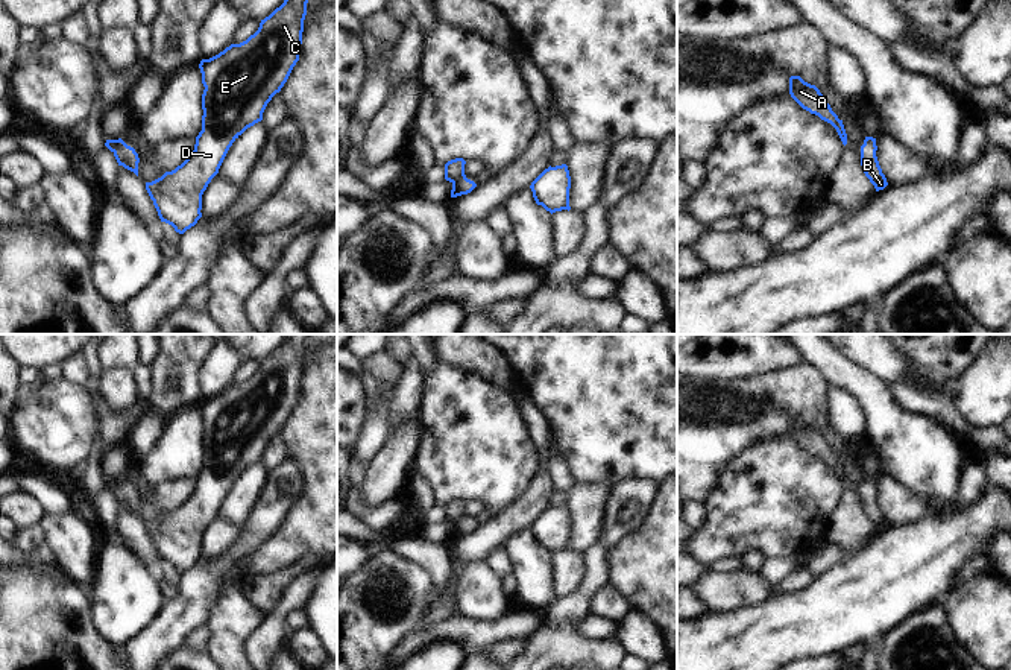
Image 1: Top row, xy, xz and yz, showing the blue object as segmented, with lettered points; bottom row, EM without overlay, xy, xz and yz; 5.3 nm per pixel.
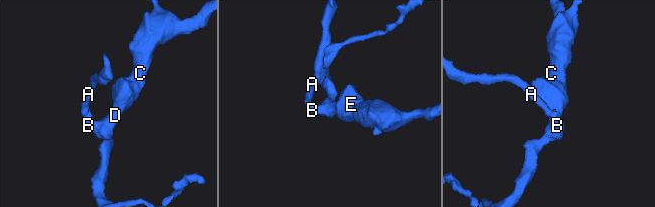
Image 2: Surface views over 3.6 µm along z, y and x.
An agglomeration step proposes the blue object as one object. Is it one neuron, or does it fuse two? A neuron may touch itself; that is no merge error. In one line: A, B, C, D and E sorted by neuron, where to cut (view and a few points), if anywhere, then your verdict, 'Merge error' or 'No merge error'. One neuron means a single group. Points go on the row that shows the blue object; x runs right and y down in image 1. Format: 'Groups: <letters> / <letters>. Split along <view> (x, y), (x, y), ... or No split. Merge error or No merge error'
Groups: A B C D E. No split. No merge error

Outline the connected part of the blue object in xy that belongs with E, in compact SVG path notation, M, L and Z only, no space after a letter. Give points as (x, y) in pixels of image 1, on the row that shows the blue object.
M284 0L269 17L261 20L258 30L240 44L231 44L219 55L199 64L202 84L202 131L196 137L194 150L187 160L161 178L146 182L161 222L184 234L202 217L202 194L232 146L250 126L263 120L272 97L281 91L293 67L299 61L304 20L308 0Z

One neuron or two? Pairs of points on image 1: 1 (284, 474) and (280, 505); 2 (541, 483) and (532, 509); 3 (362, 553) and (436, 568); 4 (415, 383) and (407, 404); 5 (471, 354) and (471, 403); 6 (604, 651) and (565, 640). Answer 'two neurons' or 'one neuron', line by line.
1: one neuron
2: one neuron
3: two neurons
4: one neuron
5: two neurons
6: one neuron

